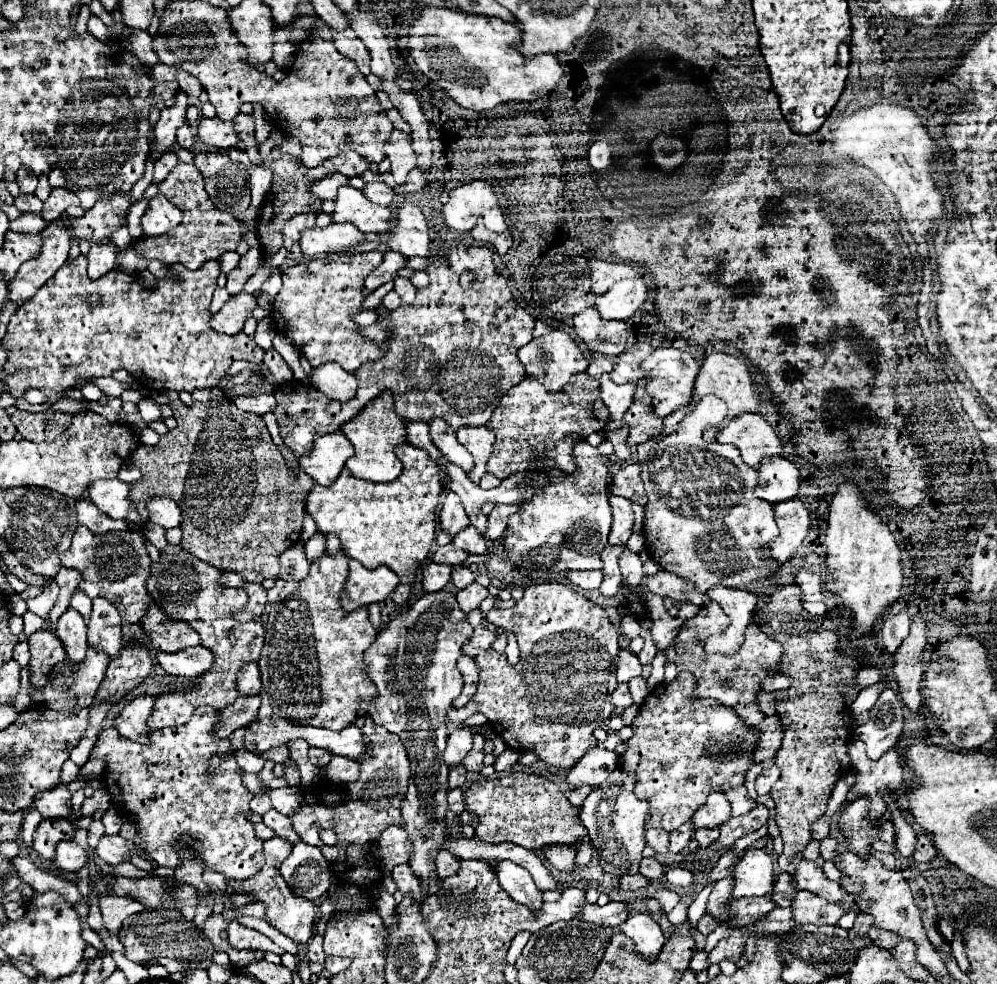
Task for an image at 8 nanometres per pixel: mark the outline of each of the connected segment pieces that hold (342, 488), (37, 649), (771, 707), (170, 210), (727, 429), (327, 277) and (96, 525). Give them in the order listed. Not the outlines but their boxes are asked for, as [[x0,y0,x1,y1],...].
[[306,444,440,606],[28,628,66,686],[758,690,778,716],[142,194,182,236],[716,414,784,468],[274,252,386,372],[76,500,126,534]]

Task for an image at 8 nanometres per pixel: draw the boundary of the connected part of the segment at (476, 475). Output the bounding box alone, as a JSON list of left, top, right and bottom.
[456,426,496,484]

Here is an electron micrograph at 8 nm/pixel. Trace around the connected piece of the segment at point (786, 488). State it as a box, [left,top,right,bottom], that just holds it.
[754,460,802,504]

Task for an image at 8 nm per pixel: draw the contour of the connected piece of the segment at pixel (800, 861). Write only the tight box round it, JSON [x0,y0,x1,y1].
[790,852,850,908]

